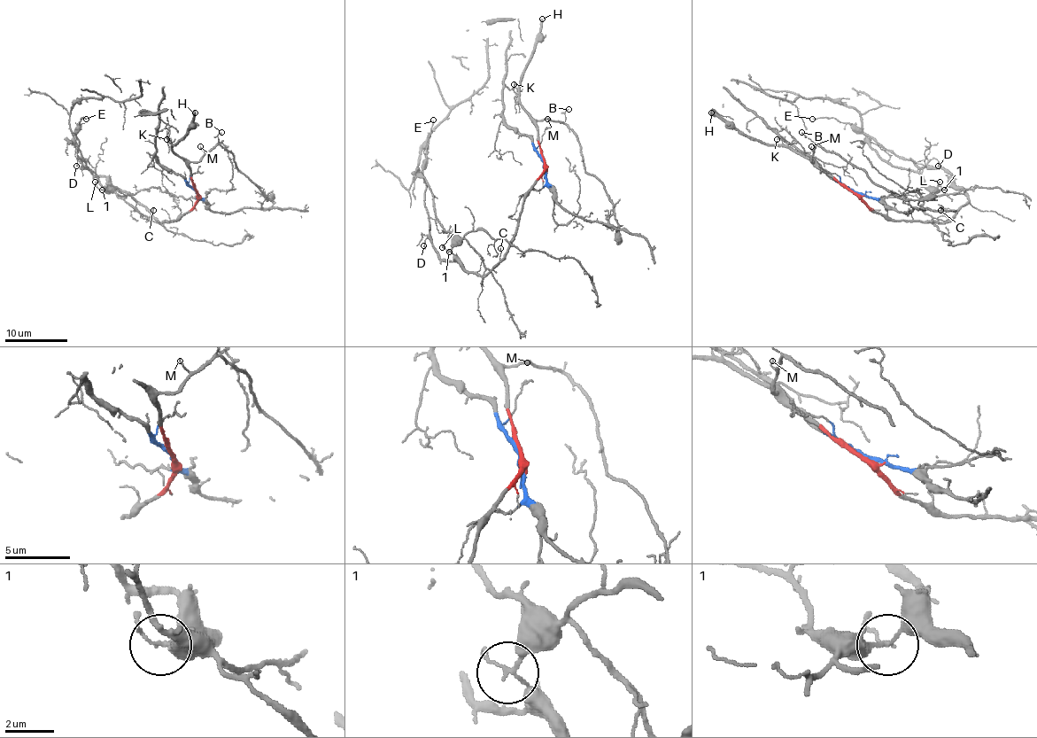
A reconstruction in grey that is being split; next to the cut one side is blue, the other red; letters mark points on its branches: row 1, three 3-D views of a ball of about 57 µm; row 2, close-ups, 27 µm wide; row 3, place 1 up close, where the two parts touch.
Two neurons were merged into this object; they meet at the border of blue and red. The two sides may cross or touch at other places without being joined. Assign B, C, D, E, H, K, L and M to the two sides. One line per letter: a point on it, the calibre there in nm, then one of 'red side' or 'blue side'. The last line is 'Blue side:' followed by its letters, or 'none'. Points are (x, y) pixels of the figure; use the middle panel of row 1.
B: (568, 109) | 70 nm | red side
C: (500, 248) | 80 nm | red side
D: (423, 245) | 110 nm | red side
E: (433, 120) | 110 nm | red side
H: (542, 19) | 360 nm | red side
K: (514, 84) | 150 nm | red side
L: (442, 247) | 150 nm | red side
M: (547, 119) | 90 nm | red side
Blue side: none

